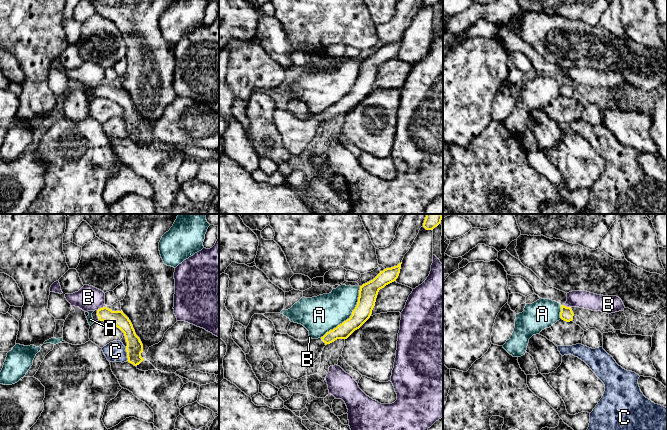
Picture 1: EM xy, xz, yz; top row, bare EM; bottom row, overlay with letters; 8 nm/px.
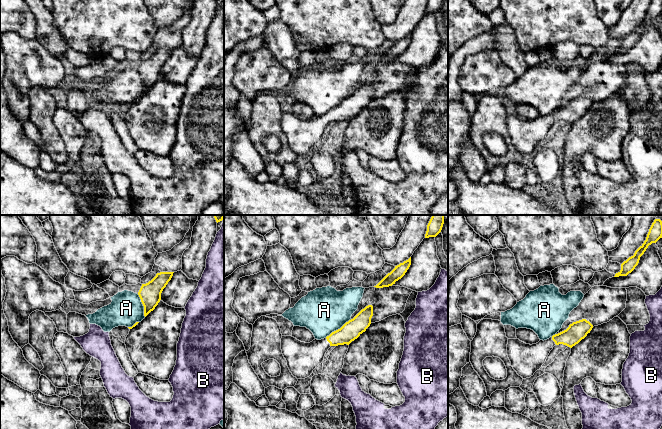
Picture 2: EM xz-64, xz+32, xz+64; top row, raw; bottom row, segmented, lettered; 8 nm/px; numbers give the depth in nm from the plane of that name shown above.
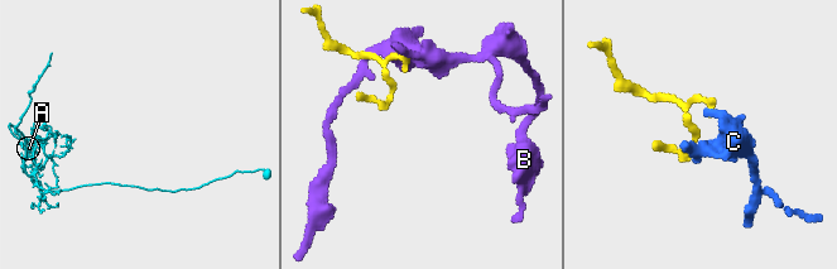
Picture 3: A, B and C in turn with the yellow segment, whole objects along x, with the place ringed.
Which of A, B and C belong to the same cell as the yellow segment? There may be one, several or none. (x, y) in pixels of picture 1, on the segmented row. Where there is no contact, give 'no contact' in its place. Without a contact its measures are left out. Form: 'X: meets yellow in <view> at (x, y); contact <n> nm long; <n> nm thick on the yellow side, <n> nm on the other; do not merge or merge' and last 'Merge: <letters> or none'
A: meets yellow in xz at (350, 316); contact 550 nm long; 150 nm thick on the yellow side, 300 nm on the other; do not merge
B: meets yellow in xy at (100, 308); contact 70 nm long; 130 nm thick on the yellow side, 200 nm on the other; do not merge
C: meets yellow in xy at (127, 354); contact 110 nm long; 140 nm thick on the yellow side, 160 nm on the other; do not merge
Merge: none

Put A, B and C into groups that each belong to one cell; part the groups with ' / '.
A / B / C

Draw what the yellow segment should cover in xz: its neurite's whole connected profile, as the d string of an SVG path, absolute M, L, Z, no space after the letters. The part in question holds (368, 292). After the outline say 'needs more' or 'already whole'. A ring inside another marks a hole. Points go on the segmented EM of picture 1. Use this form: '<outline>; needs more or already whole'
M401 263L386 268L371 281L360 286L358 302L349 319L327 332L323 337L299 341L288 334L275 333L273 342L285 372L291 379L307 376L306 370L321 356L323 348L337 339L347 339L371 316L380 289L396 281Z; needs more

